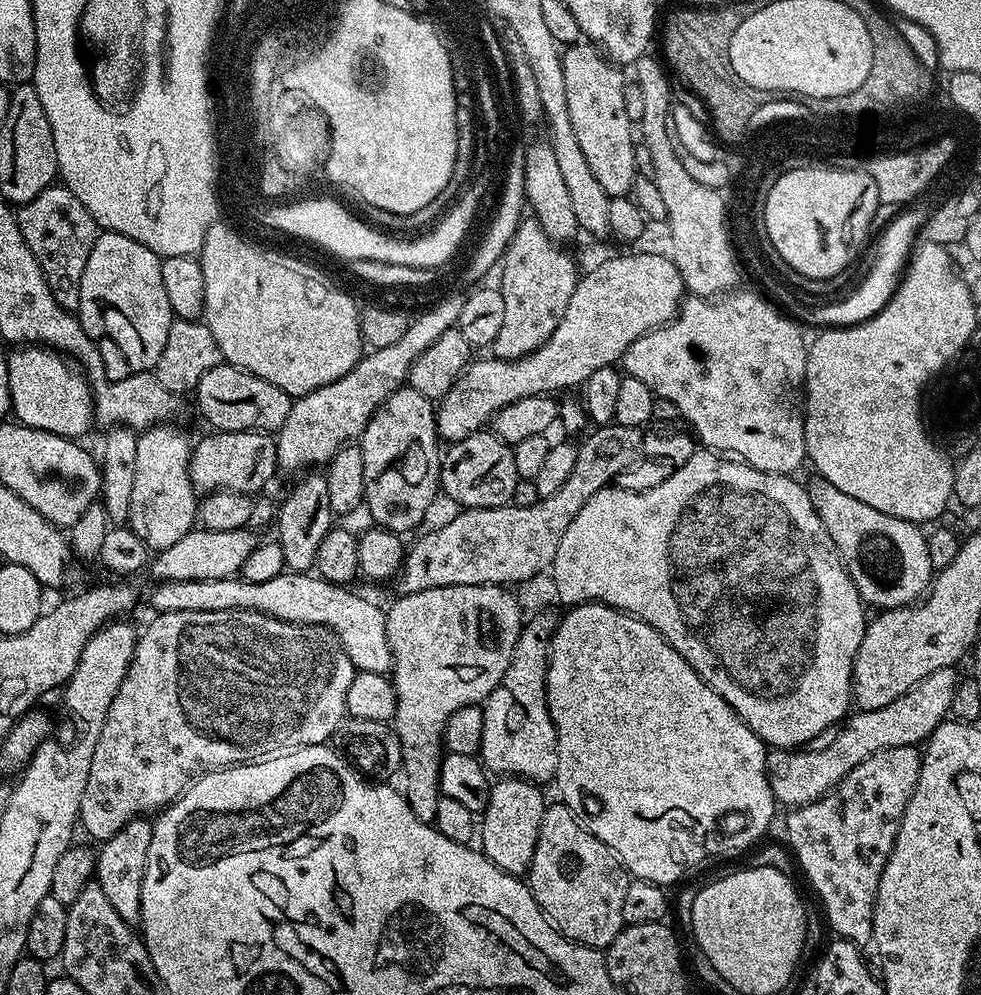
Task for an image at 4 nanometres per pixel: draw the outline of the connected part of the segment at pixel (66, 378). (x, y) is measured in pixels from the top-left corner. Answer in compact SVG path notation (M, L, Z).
M16 346L11 351L7 353L8 381L12 412L19 423L27 428L46 430L50 434L69 438L80 438L88 427L93 427L92 386L88 383L87 375L69 357L47 346Z

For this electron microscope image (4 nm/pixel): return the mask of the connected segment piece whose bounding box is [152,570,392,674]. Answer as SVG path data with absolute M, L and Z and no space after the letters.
M283 571L278 578L269 578L266 582L250 582L231 576L221 580L191 580L190 582L160 582L152 592L152 604L157 613L162 612L261 612L263 616L272 616L291 624L313 624L319 628L328 628L344 647L356 672L391 673L392 651L386 638L386 612L372 600L359 596L349 587L332 584L320 579L319 575L308 572Z

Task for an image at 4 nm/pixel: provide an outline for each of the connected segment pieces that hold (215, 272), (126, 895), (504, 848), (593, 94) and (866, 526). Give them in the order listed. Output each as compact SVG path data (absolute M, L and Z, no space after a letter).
M223 222L210 226L198 259L202 266L202 282L206 286L202 319L214 333L220 355L227 363L278 386L278 390L295 398L342 378L342 374L349 372L360 360L360 308L342 289L327 284L318 269L292 256L259 248L243 240Z
M148 818L131 820L118 834L103 841L95 853L95 883L100 885L102 894L106 894L110 906L125 920L136 926L140 922L142 910L142 878L146 870L146 854L150 854L150 838L153 821Z
M506 776L497 781L488 789L488 805L478 824L478 848L487 860L494 862L494 866L512 876L520 876L527 873L534 858L546 799L533 781L522 780L518 776Z
M577 42L563 53L564 77L566 78L566 106L570 109L570 123L574 126L574 135L578 138L578 146L582 146L582 154L586 154L586 163L594 178L606 190L609 198L627 196L632 191L632 183L637 178L636 144L632 140L634 122L626 118L626 102L624 101L625 77L620 77L621 69L609 62L591 43Z
M816 478L813 484L807 485L808 497L818 514L822 518L822 526L830 534L840 561L850 574L854 586L858 590L860 599L872 610L887 610L889 608L905 608L914 604L929 591L934 569L930 562L930 550L925 529L921 525L913 524L910 520L894 518L890 514L882 514L882 510L874 510L874 506L866 506L866 502L858 502L858 498L850 498L850 494L842 494L838 486Z

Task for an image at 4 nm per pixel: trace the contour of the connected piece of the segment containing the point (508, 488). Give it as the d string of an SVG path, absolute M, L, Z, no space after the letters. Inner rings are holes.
M491 430L472 432L466 438L453 440L443 449L440 458L440 486L443 495L466 508L500 508L512 503L514 486L520 481L514 466L512 445L497 438Z

